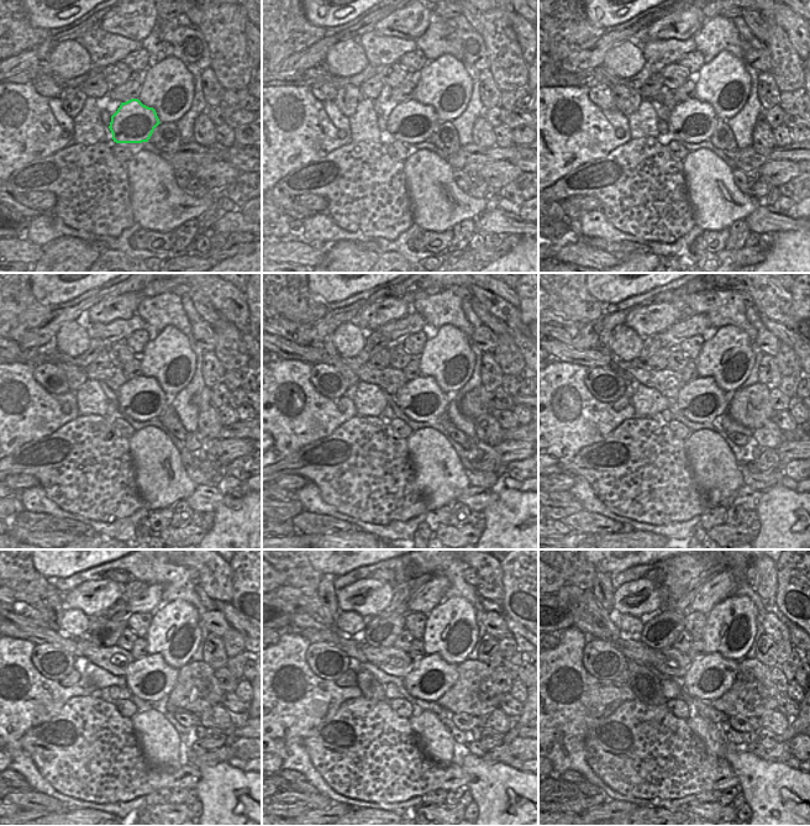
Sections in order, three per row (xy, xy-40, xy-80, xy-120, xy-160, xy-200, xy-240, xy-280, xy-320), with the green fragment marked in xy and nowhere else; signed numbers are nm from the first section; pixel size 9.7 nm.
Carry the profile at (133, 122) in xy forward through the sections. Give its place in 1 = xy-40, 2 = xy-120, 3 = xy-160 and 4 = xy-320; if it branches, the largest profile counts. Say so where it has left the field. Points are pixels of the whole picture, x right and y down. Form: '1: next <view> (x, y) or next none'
1: next xy-40 (411, 122)
2: next xy-120 (142, 399)
3: next xy-160 (421, 400)
4: next xy-320 (709, 677)

